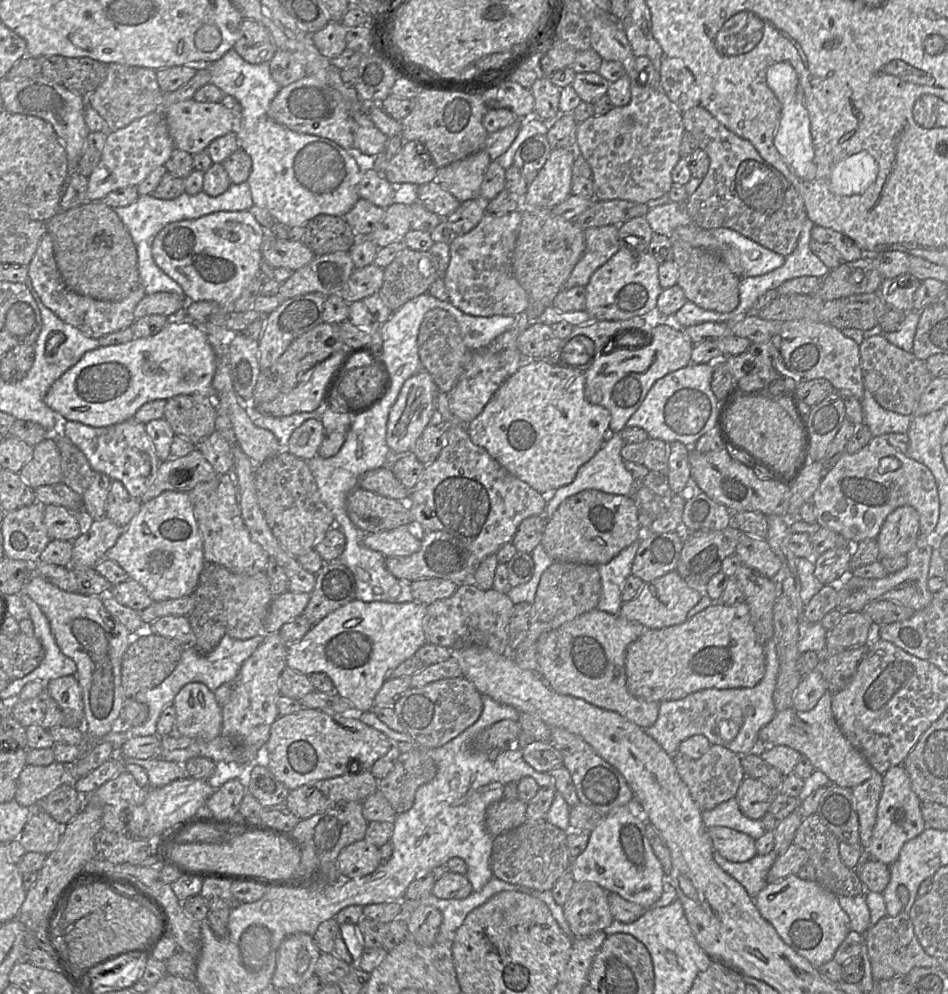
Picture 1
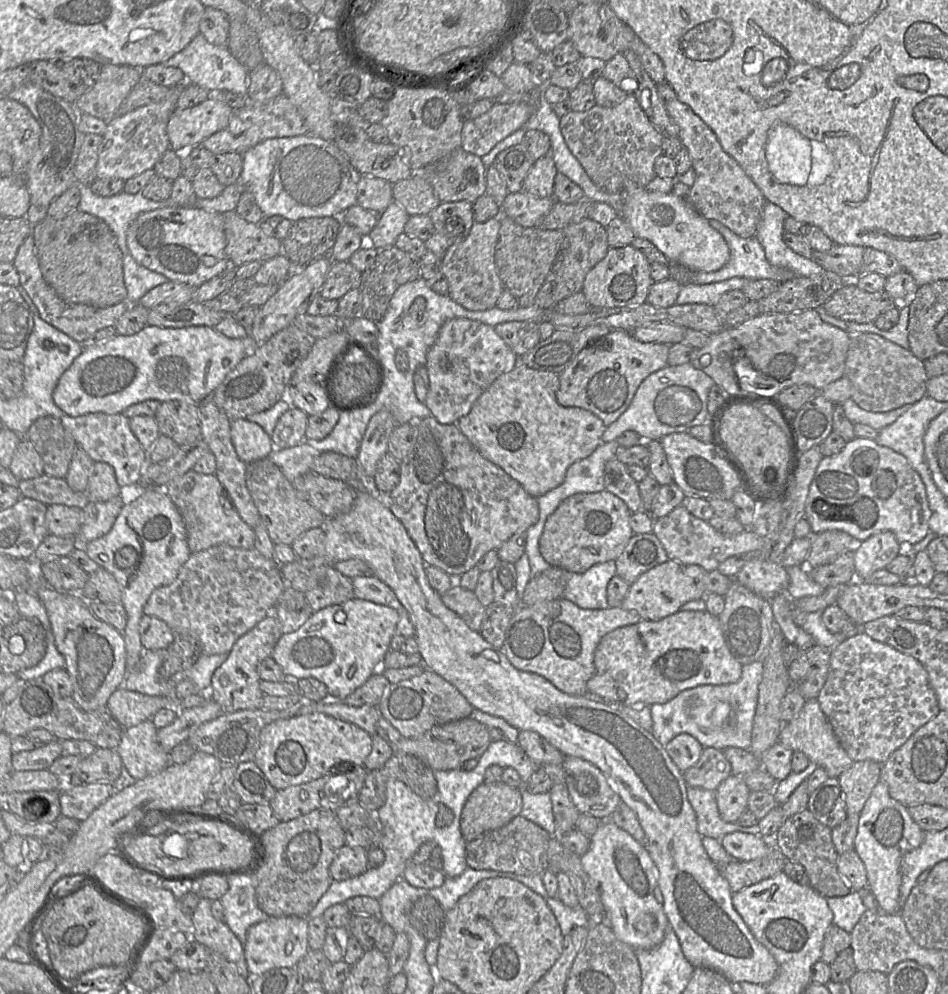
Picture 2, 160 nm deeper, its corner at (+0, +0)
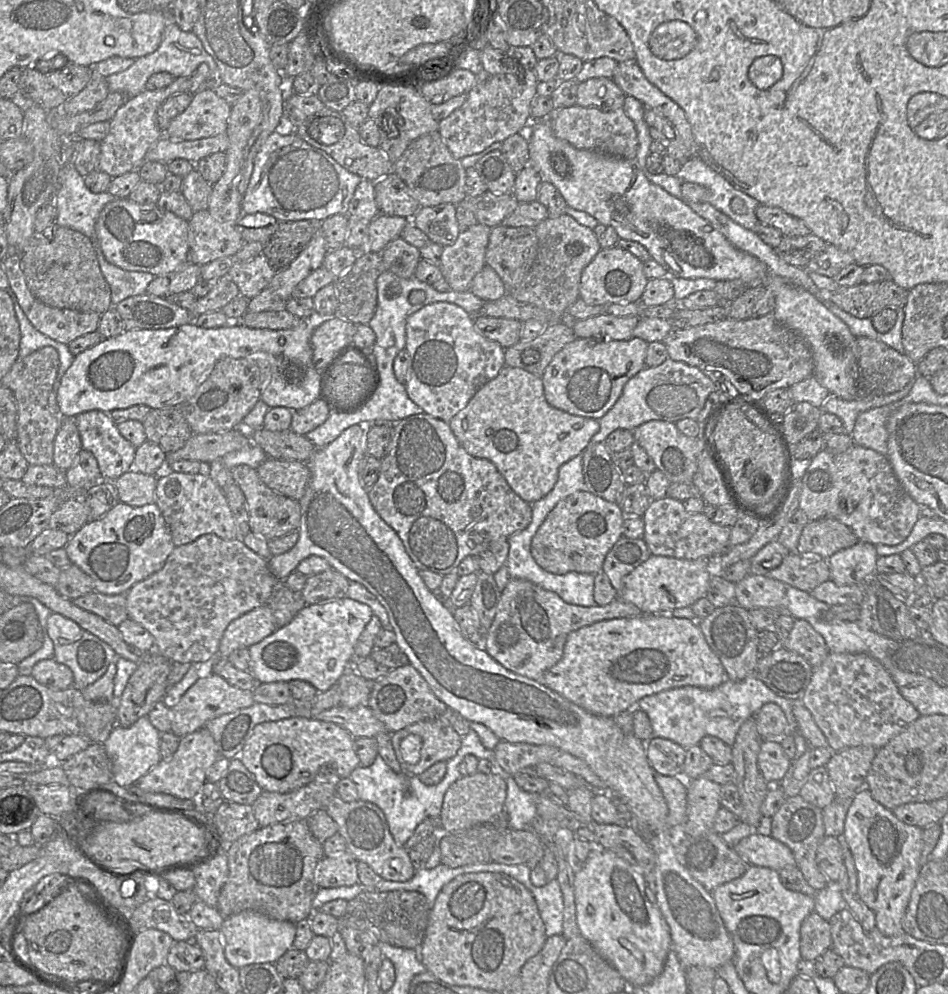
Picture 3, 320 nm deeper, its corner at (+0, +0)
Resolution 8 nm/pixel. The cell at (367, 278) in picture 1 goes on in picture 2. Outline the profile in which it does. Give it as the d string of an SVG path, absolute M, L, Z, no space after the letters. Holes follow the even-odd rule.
M332 261L319 295L339 300L349 290L359 288L361 273L349 261Z

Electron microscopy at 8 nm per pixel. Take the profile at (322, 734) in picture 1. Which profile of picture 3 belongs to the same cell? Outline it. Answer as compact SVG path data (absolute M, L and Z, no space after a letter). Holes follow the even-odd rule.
M291 717L287 719L282 719L278 721L271 722L263 722L258 724L250 738L246 741L241 753L240 753L240 761L243 765L254 775L256 782L261 787L261 789L265 792L275 792L275 793L289 793L295 791L303 786L306 786L310 782L312 782L317 775L320 774L321 768L327 766L331 767L336 771L340 778L346 777L348 778L351 772L360 766L360 759L354 750L354 740L355 738L344 728L332 722L325 722L316 720L314 718L306 718L306 717Z

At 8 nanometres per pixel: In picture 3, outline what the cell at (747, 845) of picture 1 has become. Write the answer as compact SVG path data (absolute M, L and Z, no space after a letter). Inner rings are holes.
M753 833L741 839L733 846L733 849L750 865L767 867L776 871L797 866L790 848L772 836Z

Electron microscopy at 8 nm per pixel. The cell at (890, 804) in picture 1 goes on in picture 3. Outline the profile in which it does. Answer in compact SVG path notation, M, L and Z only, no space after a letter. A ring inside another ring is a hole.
M867 788L859 790L845 819L842 841L849 847L858 877L858 894L873 911L876 928L885 936L904 932L902 920L921 870L923 829L900 821L876 800Z

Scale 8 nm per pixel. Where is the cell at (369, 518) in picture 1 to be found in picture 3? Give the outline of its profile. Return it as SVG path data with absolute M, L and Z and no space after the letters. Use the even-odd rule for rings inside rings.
M271 457L256 468L260 479L272 490L299 501L310 479L307 463Z

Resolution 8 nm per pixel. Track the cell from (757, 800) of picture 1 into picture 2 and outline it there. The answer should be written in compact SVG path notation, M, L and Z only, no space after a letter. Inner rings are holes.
M730 774L715 790L721 818L726 822L736 822L747 810L751 790L741 776Z

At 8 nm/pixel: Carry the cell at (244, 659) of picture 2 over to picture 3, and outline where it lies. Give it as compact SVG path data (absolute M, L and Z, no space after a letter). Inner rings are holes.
M267 604L255 608L233 620L222 637L217 659L228 660L230 654L259 643L278 629Z

